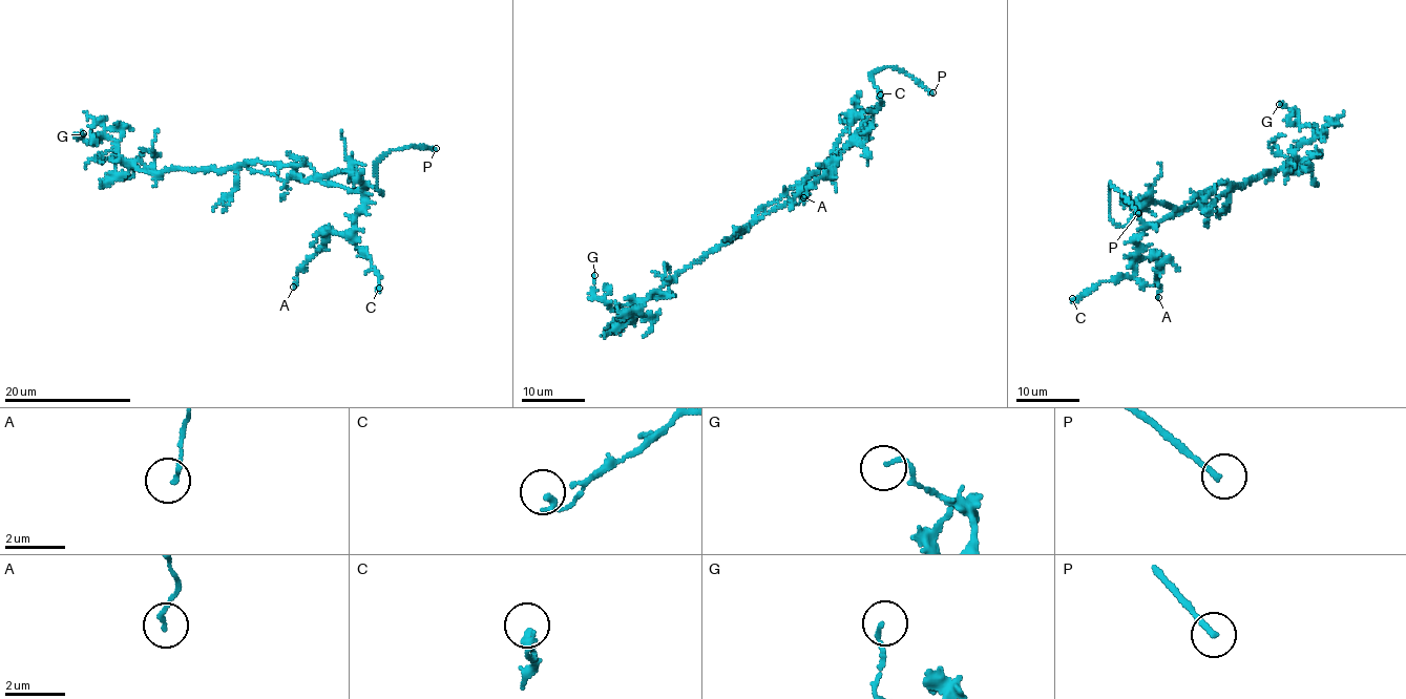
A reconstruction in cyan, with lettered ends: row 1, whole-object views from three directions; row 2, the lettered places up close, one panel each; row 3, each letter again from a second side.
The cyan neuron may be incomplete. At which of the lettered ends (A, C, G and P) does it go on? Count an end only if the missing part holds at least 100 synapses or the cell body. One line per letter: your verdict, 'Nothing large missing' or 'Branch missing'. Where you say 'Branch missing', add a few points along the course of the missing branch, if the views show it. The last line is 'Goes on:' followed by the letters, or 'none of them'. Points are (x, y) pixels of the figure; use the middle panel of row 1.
A: Nothing large missing
C: Nothing large missing
G: Nothing large missing
P: Branch missing. Course of what is missing: (932, 92), (943, 107), (949, 139), (978, 157)
Goes on: P

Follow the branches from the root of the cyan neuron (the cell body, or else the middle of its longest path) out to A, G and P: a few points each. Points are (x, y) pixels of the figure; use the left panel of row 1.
A: (273, 163), (310, 165), (322, 182), (360, 191), (364, 200), (351, 230), (324, 230), (323, 245), (293, 287)
G: (273, 163), (151, 173), (125, 161), (113, 139), (98, 134), (90, 141), (83, 133)
P: (273, 163), (307, 164), (322, 177), (348, 171), (383, 193), (376, 179), (381, 159), (392, 150), (436, 148)

